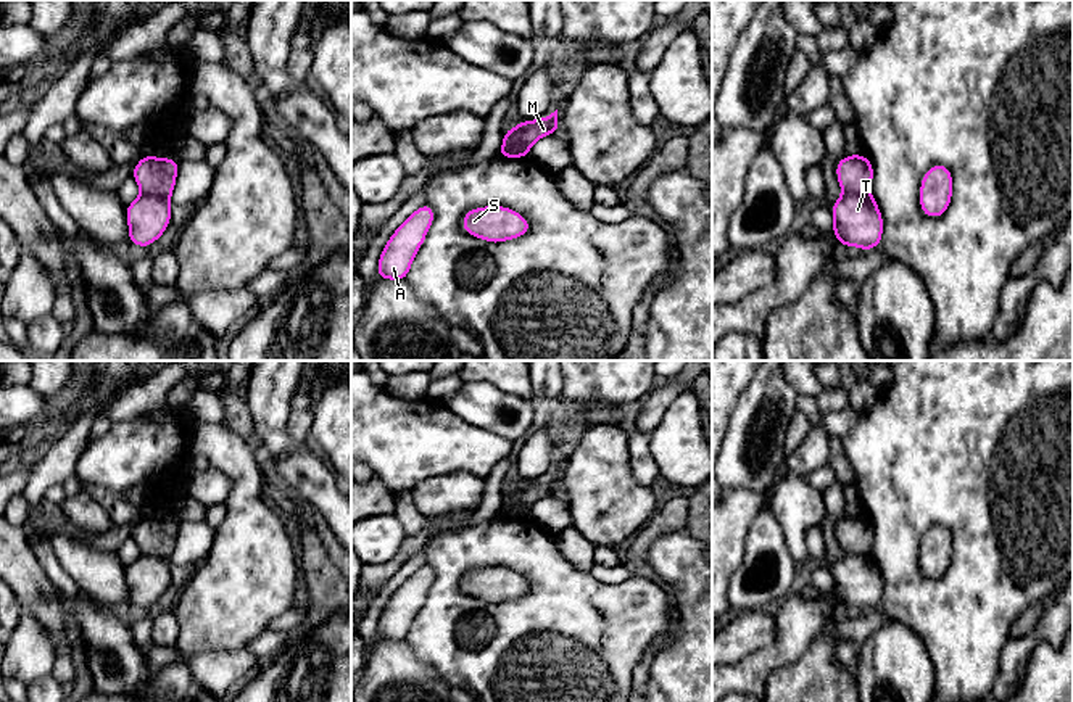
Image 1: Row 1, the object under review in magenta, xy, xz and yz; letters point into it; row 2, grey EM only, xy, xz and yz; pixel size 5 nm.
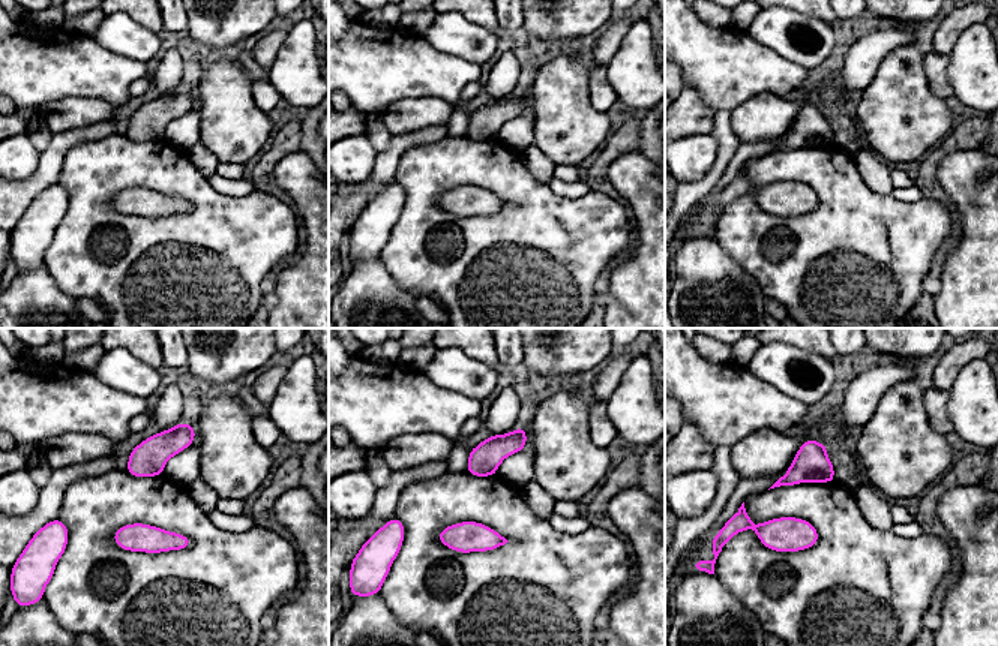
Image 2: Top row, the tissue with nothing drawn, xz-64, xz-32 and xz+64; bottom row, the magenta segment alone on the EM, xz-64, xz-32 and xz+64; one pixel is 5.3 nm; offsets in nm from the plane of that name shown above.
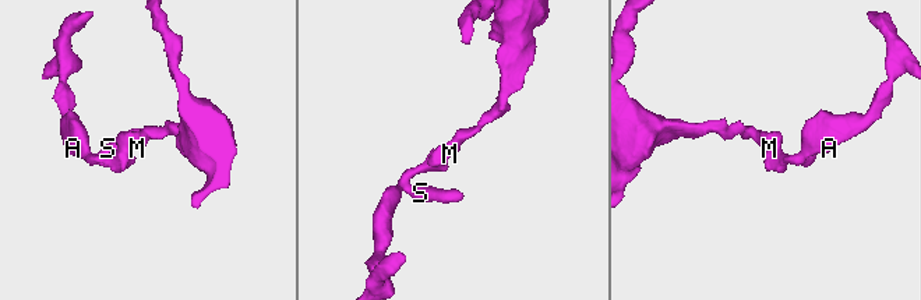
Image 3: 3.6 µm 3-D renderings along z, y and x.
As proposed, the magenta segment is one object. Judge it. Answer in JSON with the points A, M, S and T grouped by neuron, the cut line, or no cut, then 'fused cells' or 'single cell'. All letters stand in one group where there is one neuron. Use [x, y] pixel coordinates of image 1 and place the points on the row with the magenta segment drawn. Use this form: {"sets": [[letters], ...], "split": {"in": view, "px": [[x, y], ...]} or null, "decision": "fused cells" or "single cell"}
{"sets": [["A", "S", "T"], ["M"]], "split": {"in": "xz", "px": [[505, 131], [509, 148], [514, 153], [527, 155]]}, "decision": "fused cells"}

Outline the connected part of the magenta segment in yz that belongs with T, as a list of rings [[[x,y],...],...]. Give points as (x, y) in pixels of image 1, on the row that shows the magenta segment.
[[[844,193],[831,206],[833,233],[841,246],[864,251],[880,246],[883,216],[872,193]]]

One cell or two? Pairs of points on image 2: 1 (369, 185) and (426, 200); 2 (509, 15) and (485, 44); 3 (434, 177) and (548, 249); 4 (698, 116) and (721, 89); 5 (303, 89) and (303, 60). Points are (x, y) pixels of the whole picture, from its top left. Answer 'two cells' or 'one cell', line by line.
1: two cells
2: two cells
3: one cell
4: two cells
5: one cell

